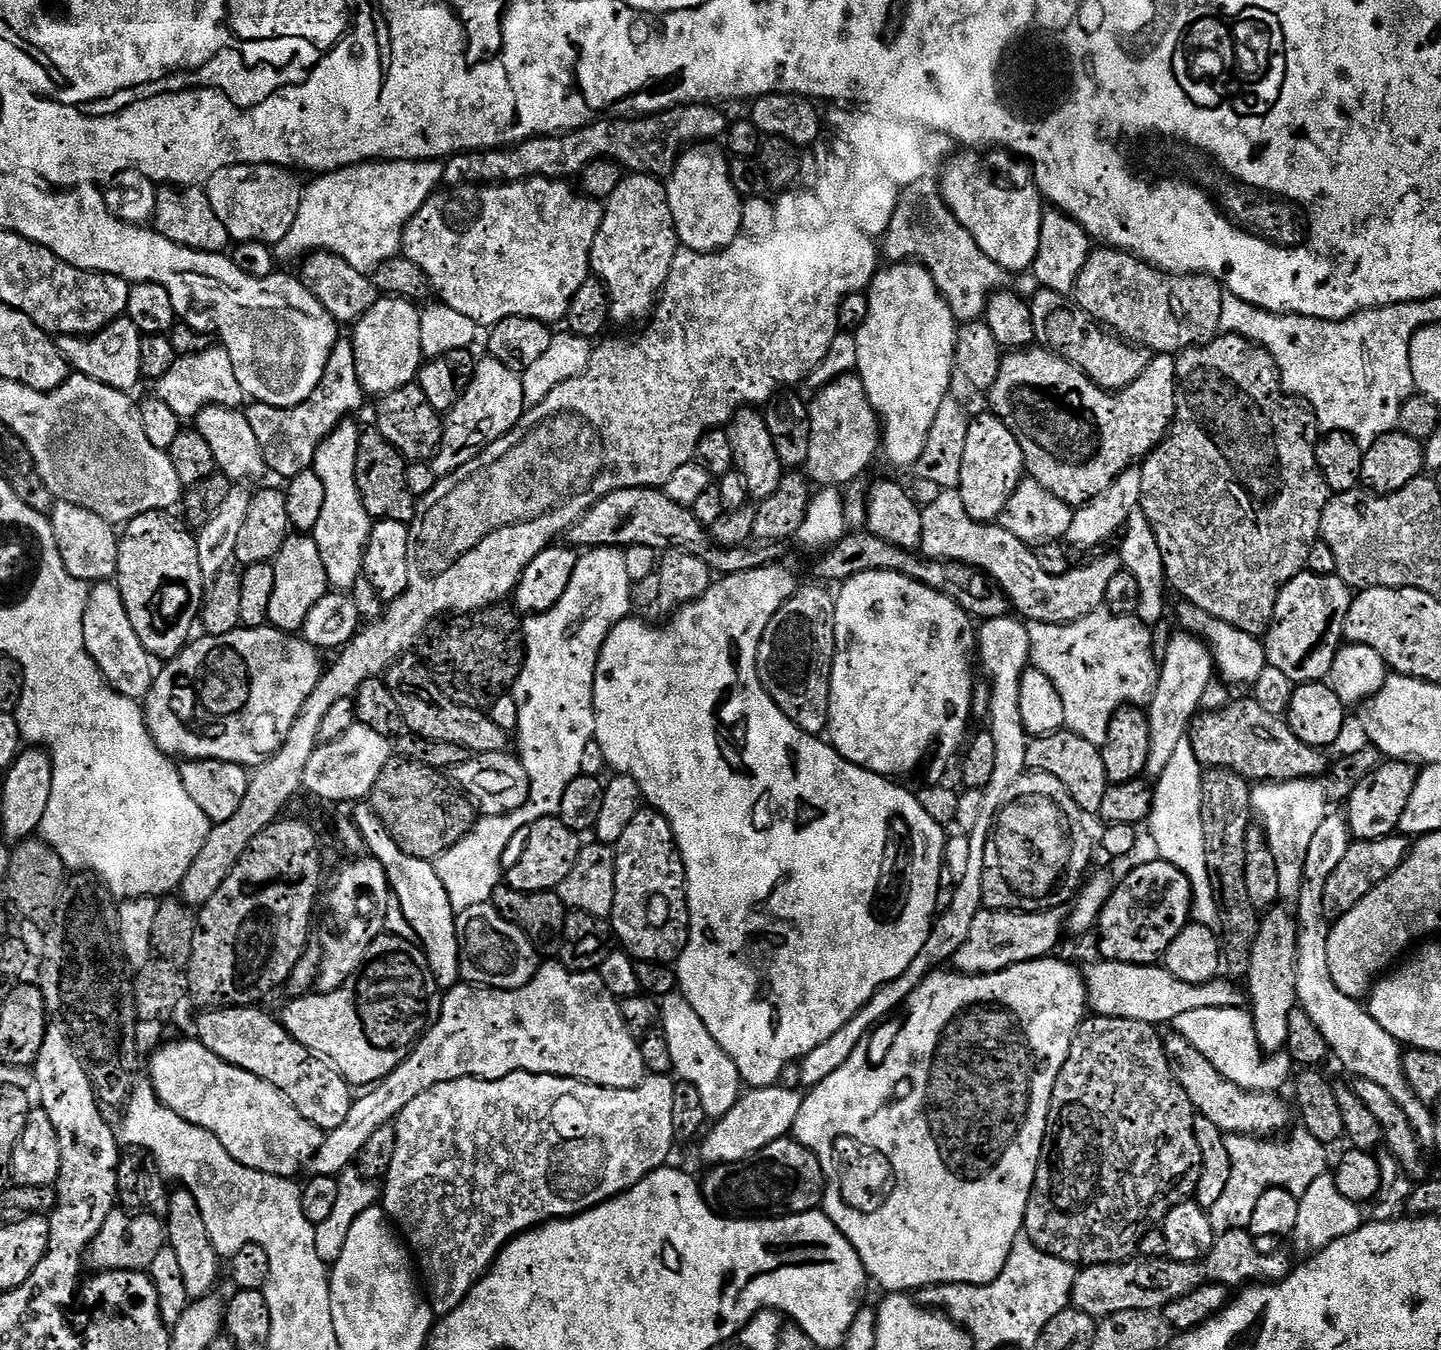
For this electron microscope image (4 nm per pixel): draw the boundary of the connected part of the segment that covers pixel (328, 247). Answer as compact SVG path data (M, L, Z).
M385 160L365 162L340 168L337 172L326 172L315 177L312 185L303 189L298 206L298 218L290 234L281 244L275 245L277 261L296 260L309 252L333 252L338 258L350 262L354 270L371 273L382 262L397 255L404 242L404 228L422 210L422 206L441 187L444 178L444 164L440 160Z

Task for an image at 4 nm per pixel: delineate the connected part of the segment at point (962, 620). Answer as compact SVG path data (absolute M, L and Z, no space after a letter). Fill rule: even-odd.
M862 572L854 573L848 580L839 585L840 593L835 593L836 601L836 653L832 663L832 689L828 695L828 718L826 721L827 735L830 743L841 756L845 756L851 764L866 769L868 772L876 772L880 776L900 778L903 772L912 772L924 760L928 747L940 736L940 752L944 756L955 757L956 740L965 739L964 731L968 728L968 716L972 711L972 660L974 664L974 620L963 609L951 600L946 594L924 585L922 581L912 580L898 572Z

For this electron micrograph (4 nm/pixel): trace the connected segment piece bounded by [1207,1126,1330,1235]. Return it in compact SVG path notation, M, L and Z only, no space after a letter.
M1302 1126L1297 1127L1297 1132L1285 1142L1274 1141L1235 1134L1225 1137L1226 1152L1231 1162L1230 1181L1218 1201L1207 1211L1211 1228L1217 1235L1247 1229L1258 1200L1268 1188L1282 1188L1298 1198L1316 1178L1327 1175L1330 1168L1327 1145L1319 1144Z

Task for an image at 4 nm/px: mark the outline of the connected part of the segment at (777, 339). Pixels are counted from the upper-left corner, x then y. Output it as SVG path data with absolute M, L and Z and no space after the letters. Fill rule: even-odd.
M833 222L824 228L811 230L777 231L776 235L761 240L741 234L736 237L734 242L730 242L730 246L717 252L695 252L685 247L676 251L674 262L670 266L670 274L659 294L656 307L647 321L646 327L648 329L636 341L601 339L599 341L601 344L597 343L593 347L588 369L581 376L575 376L562 382L562 386L554 386L554 390L550 390L550 394L546 394L546 398L542 398L542 402L531 405L525 411L524 417L505 436L498 438L493 444L487 444L473 460L466 462L466 466L454 470L454 474L439 477L434 490L430 490L430 494L417 499L416 513L408 530L410 582L406 586L406 590L397 600L391 601L385 607L388 609L385 610L381 620L376 620L373 624L365 623L356 633L354 639L339 649L337 656L340 657L329 668L327 665L323 669L318 686L314 690L310 690L310 698L306 698L306 702L302 702L302 710L298 710L298 718L294 718L294 726L290 726L290 734L286 734L286 742L282 742L280 749L265 764L261 764L251 773L246 798L242 798L242 806L238 806L238 810L232 817L226 818L226 822L213 824L210 834L202 842L202 850L198 850L194 862L188 864L186 878L180 882L178 892L184 903L189 906L203 906L206 902L210 902L210 898L214 898L214 894L218 894L218 886L222 886L222 882L226 882L230 870L234 870L234 866L238 866L238 862L242 858L242 854L246 854L250 842L254 842L254 838L258 838L258 834L262 834L262 830L266 830L281 819L283 812L280 811L295 798L296 791L298 793L301 791L306 762L310 760L310 754L314 752L317 744L321 743L322 718L326 718L326 714L330 714L334 702L352 700L356 695L356 688L362 686L364 680L383 677L388 665L400 659L401 656L411 653L415 649L412 647L415 646L416 639L427 630L432 616L440 616L443 612L471 614L507 601L504 599L507 596L509 599L515 593L516 583L520 581L524 568L530 566L530 562L534 562L534 558L538 558L538 554L543 548L549 547L555 541L552 539L559 532L560 535L567 533L571 525L582 518L588 508L593 507L602 497L613 494L616 490L630 487L663 489L665 480L670 478L670 474L674 474L674 470L693 463L696 447L700 439L704 437L704 433L714 432L731 424L734 414L739 408L767 405L769 403L767 400L779 388L788 388L791 384L803 385L807 381L808 375L822 362L822 358L826 358L826 352L830 350L830 342L834 342L837 332L841 331L839 307L842 306L843 299L855 292L863 293L875 278L878 271L876 252L878 256L877 241L871 236L862 234L862 230L858 230L851 222L845 222L845 224Z

